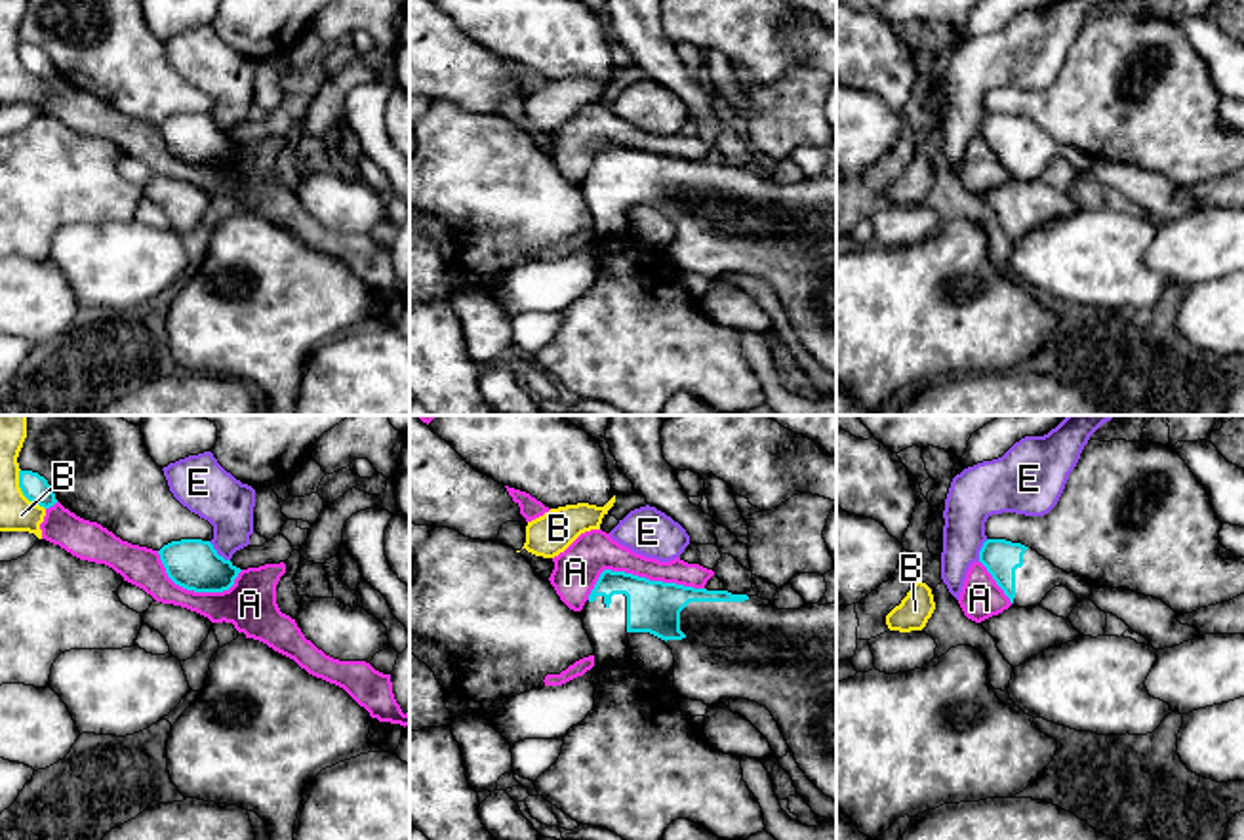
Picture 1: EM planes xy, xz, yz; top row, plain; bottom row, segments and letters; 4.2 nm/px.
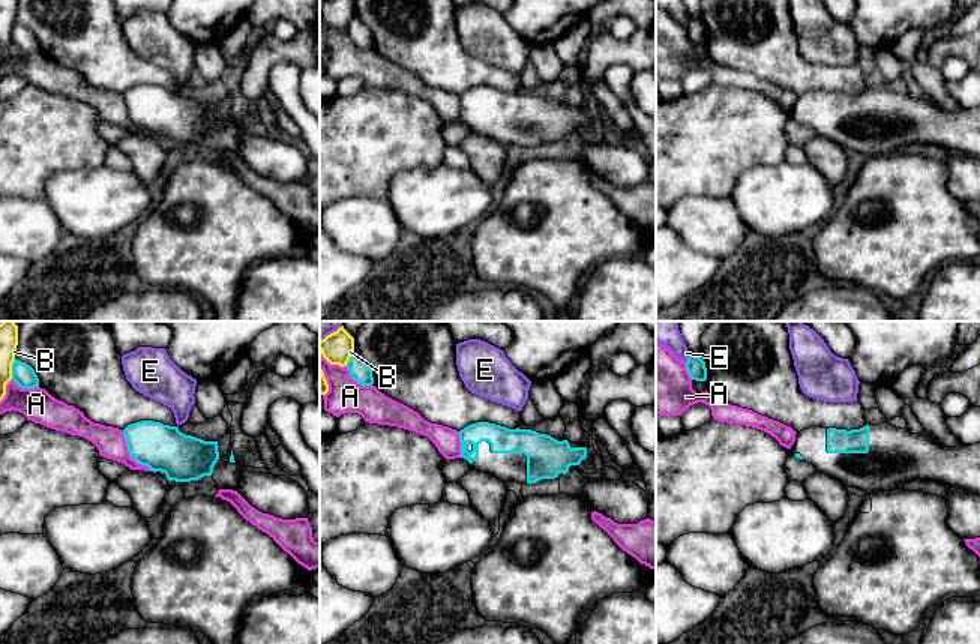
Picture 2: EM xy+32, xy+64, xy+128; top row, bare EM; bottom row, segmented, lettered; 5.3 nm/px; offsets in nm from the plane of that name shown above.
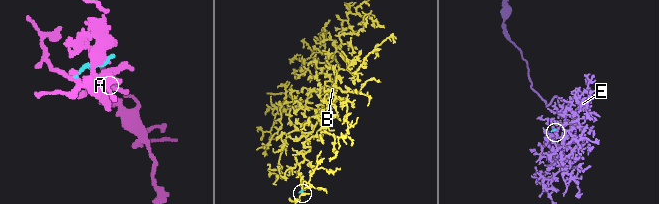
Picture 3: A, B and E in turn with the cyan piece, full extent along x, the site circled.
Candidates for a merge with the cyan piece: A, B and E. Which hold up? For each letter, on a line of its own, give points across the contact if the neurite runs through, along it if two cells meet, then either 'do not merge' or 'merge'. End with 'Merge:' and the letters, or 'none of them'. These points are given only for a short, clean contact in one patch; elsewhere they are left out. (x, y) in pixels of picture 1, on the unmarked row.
A: do not merge
B: along xy (20, 42), (20, 63), (44, 82) | do not merge
E: do not merge
Merge: none of them

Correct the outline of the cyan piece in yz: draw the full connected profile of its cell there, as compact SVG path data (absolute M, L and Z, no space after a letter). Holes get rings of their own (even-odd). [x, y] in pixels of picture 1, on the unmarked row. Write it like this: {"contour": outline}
{"contour": "M987 112L979 135L1017 181L1036 181L1053 160L1067 160L1080 173L1090 171L1092 158L1055 141L1036 124L1006 112Z"}

